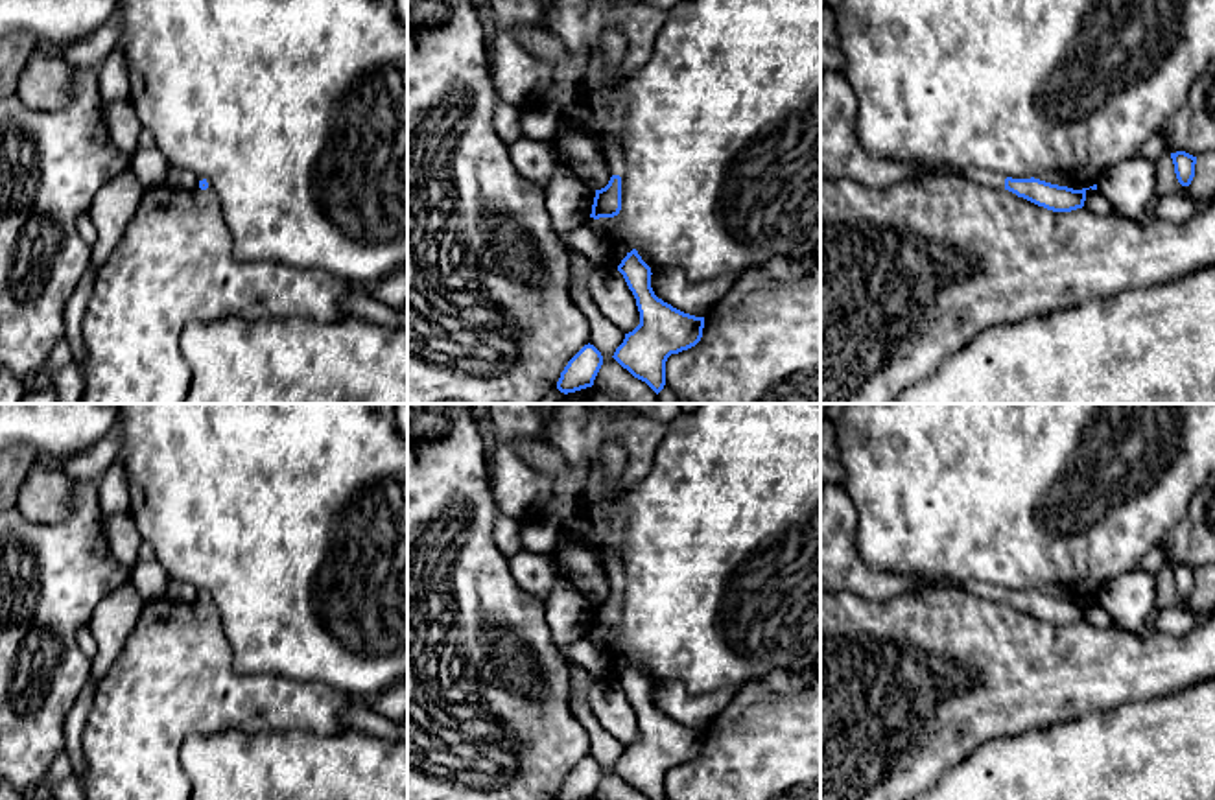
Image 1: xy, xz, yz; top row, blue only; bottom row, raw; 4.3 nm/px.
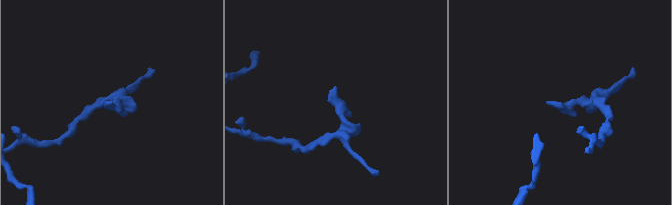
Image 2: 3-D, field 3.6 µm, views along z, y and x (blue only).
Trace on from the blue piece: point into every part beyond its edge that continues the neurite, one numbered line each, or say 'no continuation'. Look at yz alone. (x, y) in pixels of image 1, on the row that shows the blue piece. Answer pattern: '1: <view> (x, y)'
1: yz (841, 153)

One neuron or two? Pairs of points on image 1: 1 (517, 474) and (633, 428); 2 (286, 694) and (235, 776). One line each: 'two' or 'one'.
1: one
2: two

